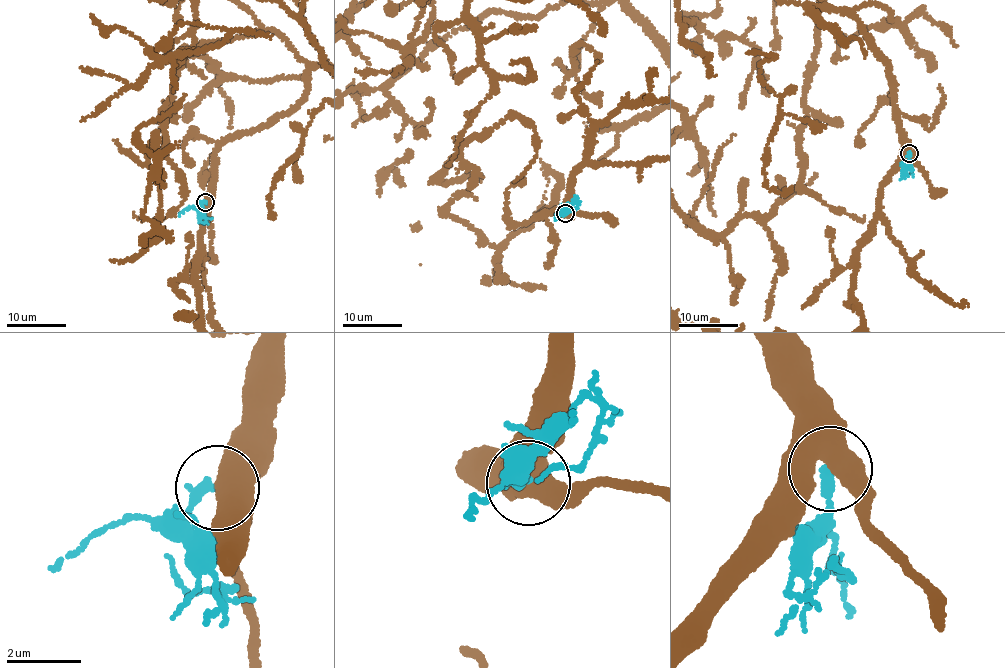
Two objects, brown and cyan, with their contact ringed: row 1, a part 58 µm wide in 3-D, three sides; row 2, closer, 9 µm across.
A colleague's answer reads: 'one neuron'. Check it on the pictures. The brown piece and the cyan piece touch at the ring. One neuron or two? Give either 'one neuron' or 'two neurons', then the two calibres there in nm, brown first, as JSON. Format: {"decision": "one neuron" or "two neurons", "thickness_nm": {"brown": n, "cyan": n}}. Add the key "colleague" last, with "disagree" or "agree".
{"decision": "two neurons", "thickness_nm": {"brown": 600, "cyan": 280}, "colleague": "disagree"}

